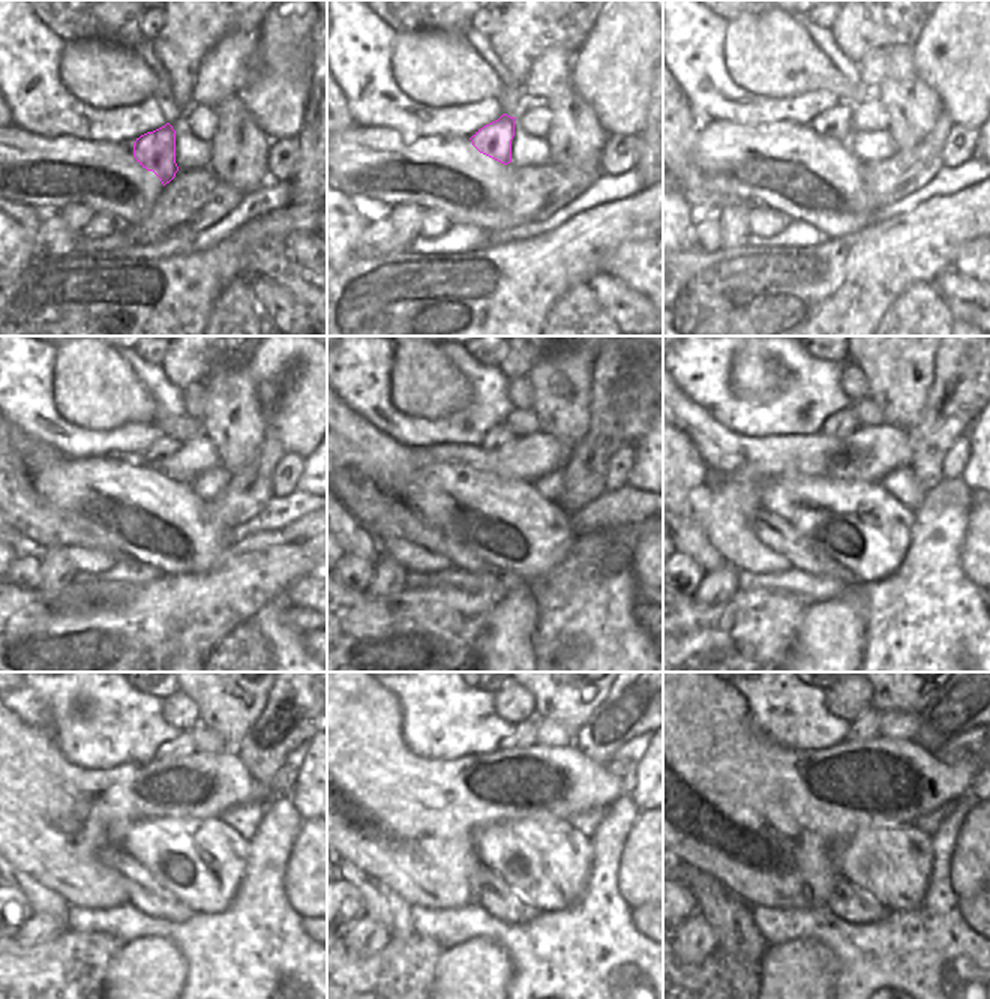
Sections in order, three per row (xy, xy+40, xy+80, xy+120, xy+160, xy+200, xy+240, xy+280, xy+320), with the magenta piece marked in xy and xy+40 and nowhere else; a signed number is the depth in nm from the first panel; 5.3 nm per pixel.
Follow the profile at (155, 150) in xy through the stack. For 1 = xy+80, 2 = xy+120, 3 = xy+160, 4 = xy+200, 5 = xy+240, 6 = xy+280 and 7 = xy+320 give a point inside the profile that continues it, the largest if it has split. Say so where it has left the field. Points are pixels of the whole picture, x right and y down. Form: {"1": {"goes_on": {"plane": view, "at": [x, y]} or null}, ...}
{"1": {"goes_on": {"plane": "xy+80", "at": [834, 123]}}, "2": {"goes_on": {"plane": "xy+120", "at": [165, 446]}}, "3": {"goes_on": {"plane": "xy+160", "at": [498, 435]}}, "4": {"goes_on": {"plane": "xy+200", "at": [843, 422]}}, "5": {"goes_on": {"plane": "xy+240", "at": [182, 746]}}, "6": {"goes_on": {"plane": "xy+280", "at": [524, 735]}}, "7": {"goes_on": {"plane": "xy+320", "at": [866, 726]}}}

